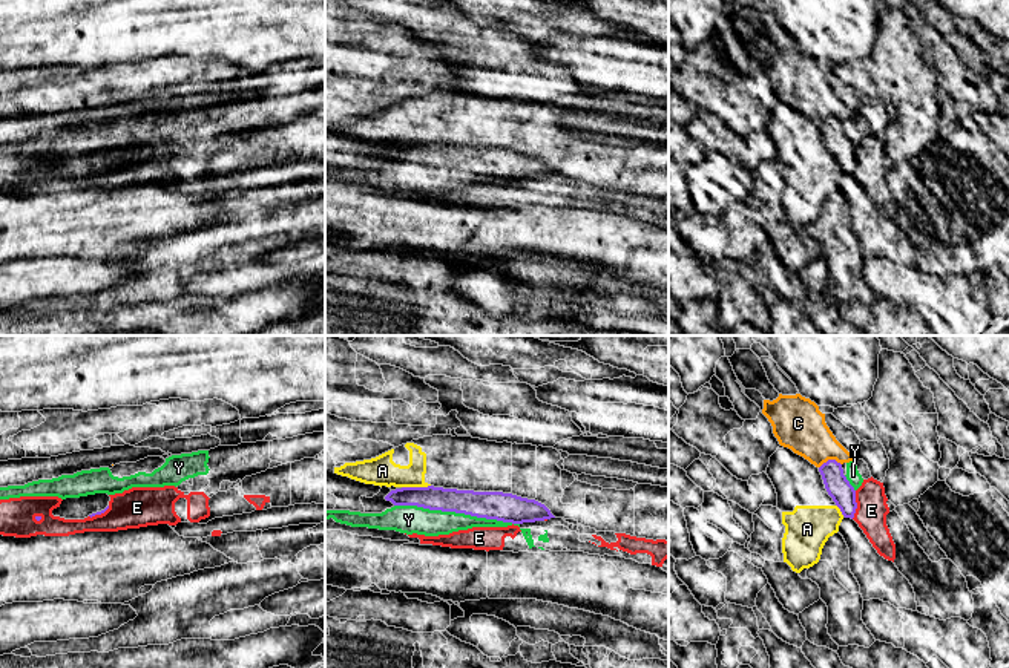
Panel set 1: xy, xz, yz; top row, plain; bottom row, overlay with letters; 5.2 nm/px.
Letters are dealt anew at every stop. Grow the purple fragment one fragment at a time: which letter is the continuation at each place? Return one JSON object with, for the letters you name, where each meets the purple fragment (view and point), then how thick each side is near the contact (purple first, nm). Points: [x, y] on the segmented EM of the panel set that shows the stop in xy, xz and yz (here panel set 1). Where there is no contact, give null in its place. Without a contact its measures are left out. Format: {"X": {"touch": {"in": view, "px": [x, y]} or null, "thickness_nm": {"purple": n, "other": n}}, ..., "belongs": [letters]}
{"Y": {"touch": {"in": "xz", "px": [457, 512]}, "thickness_nm": {"purple": 150, "other": 140}}, "belongs": ["Y"]}

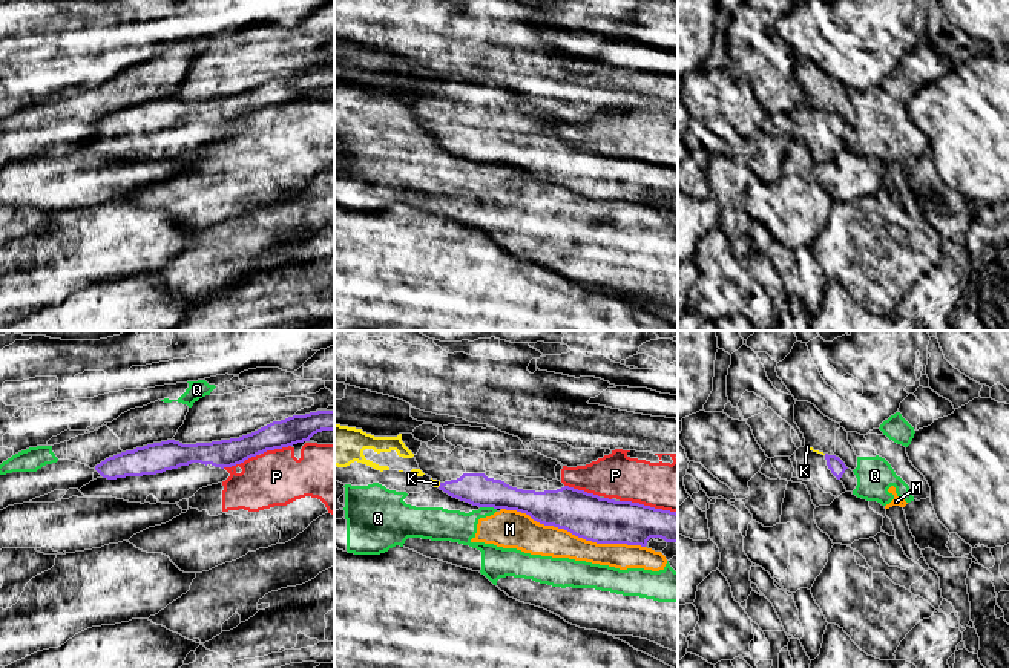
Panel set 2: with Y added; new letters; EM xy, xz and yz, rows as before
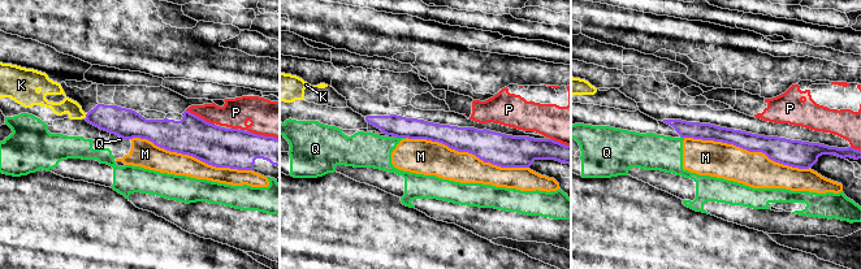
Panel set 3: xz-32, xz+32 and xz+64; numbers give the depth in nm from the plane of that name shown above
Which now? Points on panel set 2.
{"belongs": []}

